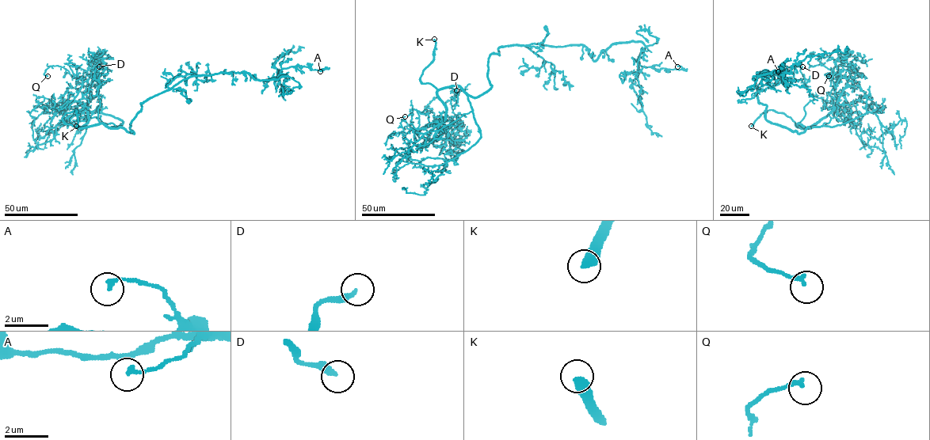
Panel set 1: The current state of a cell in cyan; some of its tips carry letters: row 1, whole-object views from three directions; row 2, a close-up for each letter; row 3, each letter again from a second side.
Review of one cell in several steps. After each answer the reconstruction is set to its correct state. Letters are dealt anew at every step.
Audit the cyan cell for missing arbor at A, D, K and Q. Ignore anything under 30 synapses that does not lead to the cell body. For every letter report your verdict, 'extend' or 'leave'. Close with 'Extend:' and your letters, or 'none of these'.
A: leave
D: leave
K: extend
Q: leave
Extend: K

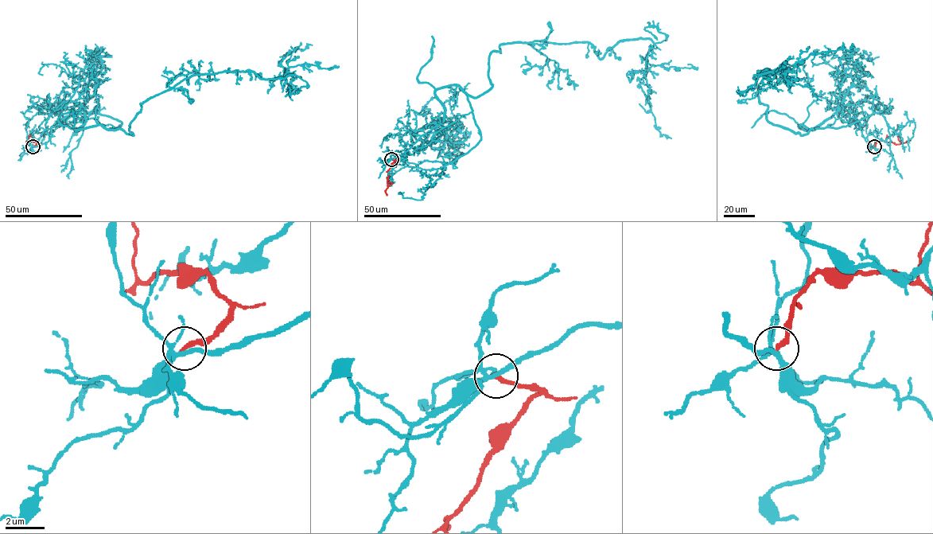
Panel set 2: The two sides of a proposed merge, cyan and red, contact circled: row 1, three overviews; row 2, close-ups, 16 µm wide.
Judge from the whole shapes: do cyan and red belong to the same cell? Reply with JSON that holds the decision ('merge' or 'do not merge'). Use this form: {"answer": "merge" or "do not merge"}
{"answer": "do not merge"}

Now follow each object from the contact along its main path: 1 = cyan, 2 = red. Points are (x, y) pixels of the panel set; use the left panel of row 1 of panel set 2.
1: (33, 146), (81, 111), (76, 130), (133, 134), (141, 103), (184, 79), (285, 78), (281, 60), (312, 44)
2: (33, 146), (36, 143), (31, 140), (28, 144), (32, 140), (29, 134)

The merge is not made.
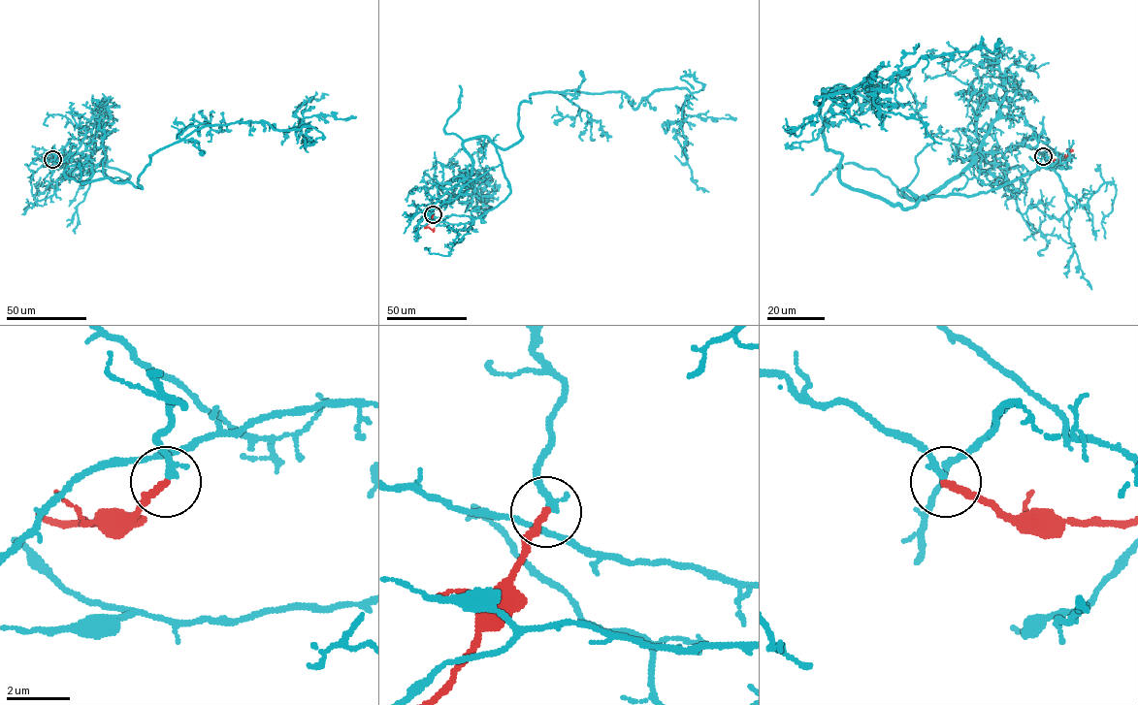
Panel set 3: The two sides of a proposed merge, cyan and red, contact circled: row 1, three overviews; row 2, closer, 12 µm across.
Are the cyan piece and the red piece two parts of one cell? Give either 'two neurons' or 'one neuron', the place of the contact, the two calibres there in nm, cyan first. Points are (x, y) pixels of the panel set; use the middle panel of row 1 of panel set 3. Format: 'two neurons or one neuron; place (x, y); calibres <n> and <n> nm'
one neuron; place (433, 214); calibres 140 and 240 nm

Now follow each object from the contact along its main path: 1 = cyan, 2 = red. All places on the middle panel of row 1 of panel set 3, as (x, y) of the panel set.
1: (433, 214), (463, 143), (509, 147), (545, 92), (686, 88), (675, 137), (708, 192)
2: (433, 214), (426, 226), (433, 230), (434, 228)

